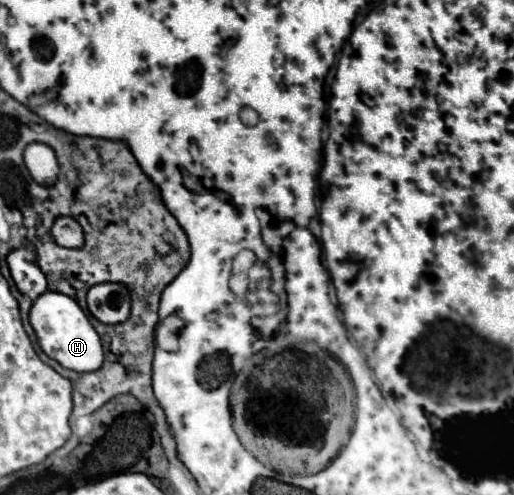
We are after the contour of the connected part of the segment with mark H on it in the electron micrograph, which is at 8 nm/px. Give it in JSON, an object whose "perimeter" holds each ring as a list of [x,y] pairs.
{"perimeter":[[[43,292],[35,302],[33,308],[29,312],[29,322],[39,338],[39,346],[41,350],[57,360],[63,368],[73,370],[73,372],[95,372],[101,368],[103,364],[103,346],[101,346],[101,338],[95,332],[95,328],[91,326],[89,318],[85,316],[85,312],[81,310],[81,306],[61,294],[61,292]]]}

